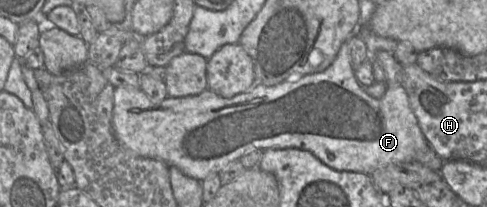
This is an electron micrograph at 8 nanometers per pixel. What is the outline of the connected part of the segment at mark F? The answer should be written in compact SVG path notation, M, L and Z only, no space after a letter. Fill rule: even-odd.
M347 40L342 44L333 63L323 72L296 77L274 86L253 84L252 88L248 91L231 98L221 97L213 91L206 89L198 95L181 98L167 97L159 103L154 103L141 90L141 88L116 87L114 90L112 117L114 134L122 146L136 155L161 160L169 166L177 167L186 176L199 180L200 182L211 174L219 174L230 163L238 161L244 154L252 150L265 151L289 148L305 150L311 152L315 157L333 170L365 173L368 175L371 175L376 169L392 163L418 162L417 156L425 154L425 151L429 148L429 143L425 139L418 124L418 120L410 106L406 90L402 85L387 86L387 91L382 98L373 98L365 92L363 86L358 82L354 70L355 69L351 64L350 48Z

